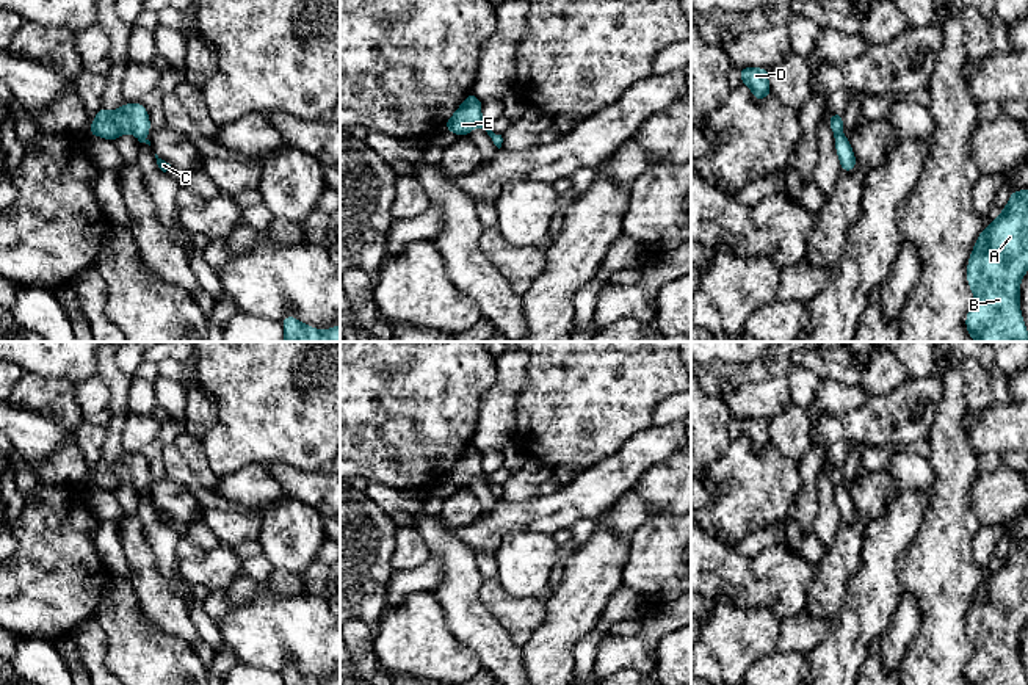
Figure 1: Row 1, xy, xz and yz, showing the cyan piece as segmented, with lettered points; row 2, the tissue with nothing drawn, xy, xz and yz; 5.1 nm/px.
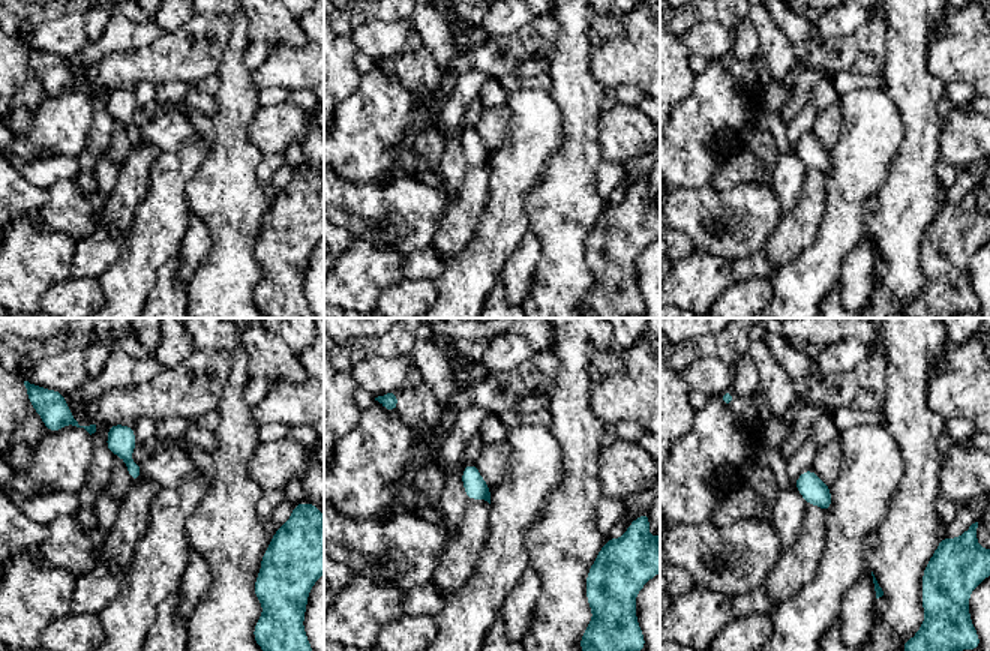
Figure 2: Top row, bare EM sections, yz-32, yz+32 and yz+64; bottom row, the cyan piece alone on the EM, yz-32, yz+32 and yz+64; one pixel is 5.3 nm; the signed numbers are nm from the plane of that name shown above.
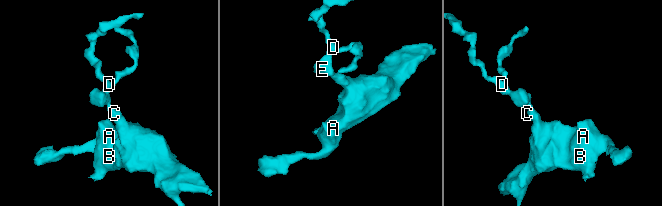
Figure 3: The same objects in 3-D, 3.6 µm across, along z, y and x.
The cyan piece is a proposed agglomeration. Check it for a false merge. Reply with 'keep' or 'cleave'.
keep

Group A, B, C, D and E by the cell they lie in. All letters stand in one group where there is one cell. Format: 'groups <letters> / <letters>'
groups A B C D E

